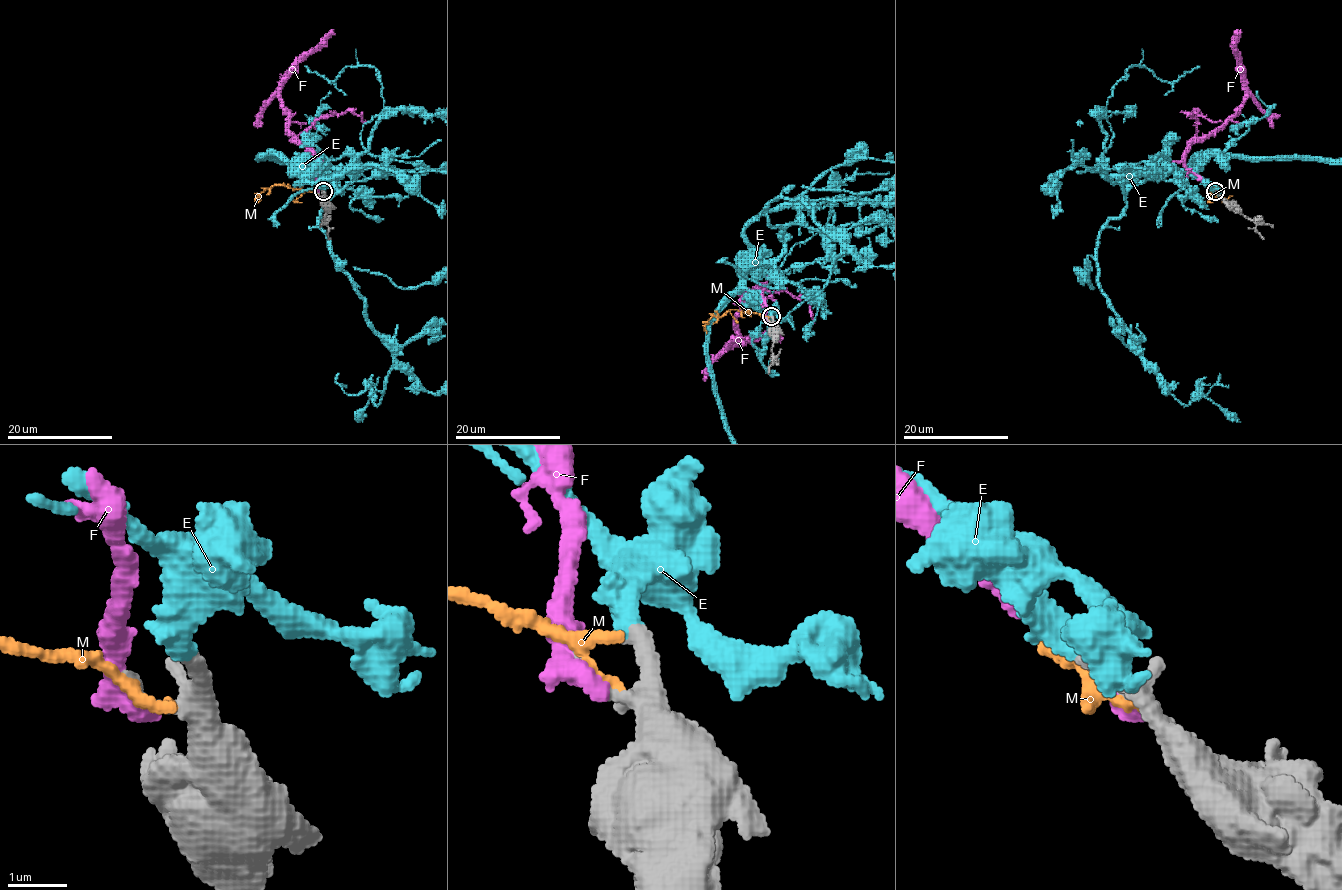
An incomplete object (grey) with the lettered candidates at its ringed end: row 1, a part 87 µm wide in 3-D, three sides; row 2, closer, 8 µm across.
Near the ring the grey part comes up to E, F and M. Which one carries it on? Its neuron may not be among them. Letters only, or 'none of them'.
E

